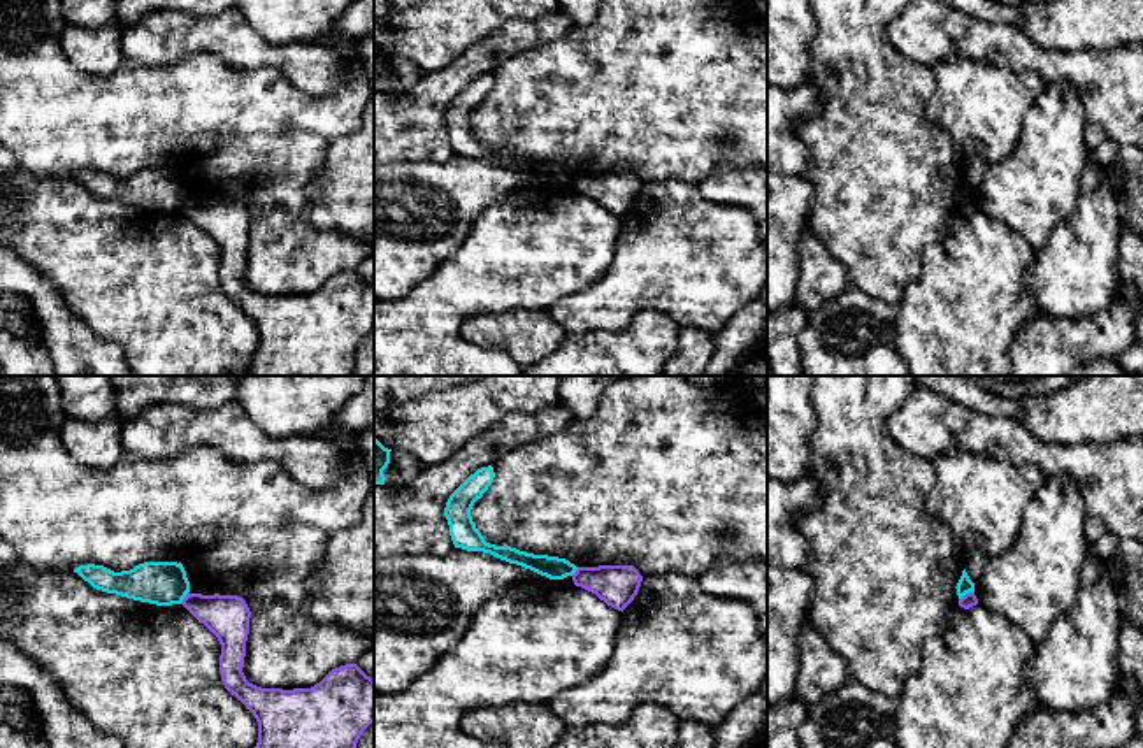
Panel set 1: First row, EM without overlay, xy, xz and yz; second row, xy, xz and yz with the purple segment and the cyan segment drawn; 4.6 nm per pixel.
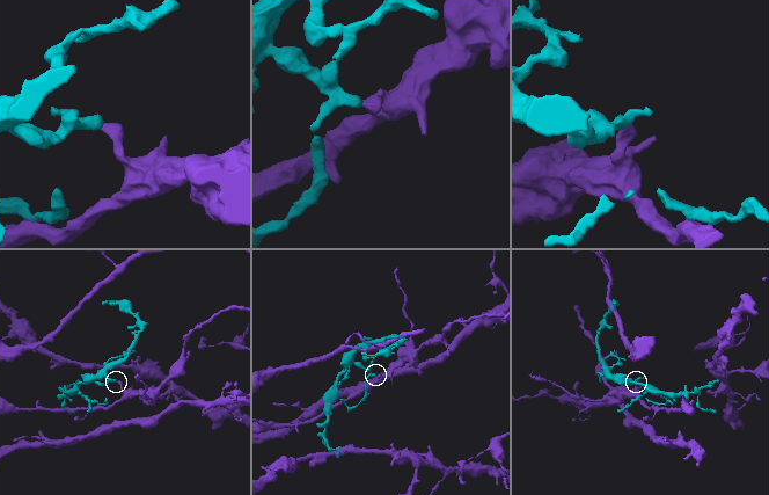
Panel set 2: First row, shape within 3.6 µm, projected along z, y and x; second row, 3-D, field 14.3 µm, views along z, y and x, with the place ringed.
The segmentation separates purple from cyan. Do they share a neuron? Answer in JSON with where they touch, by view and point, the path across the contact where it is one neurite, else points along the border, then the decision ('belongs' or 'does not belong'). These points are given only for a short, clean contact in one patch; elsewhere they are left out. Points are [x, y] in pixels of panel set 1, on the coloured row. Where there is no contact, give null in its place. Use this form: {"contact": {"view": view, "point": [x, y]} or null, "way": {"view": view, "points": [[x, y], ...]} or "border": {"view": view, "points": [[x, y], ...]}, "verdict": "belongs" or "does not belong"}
{"contact": {"view": "yz", "point": [966, 594]}, "border": {"view": "yz", "points": [[973, 590], [959, 599]]}, "verdict": "does not belong"}

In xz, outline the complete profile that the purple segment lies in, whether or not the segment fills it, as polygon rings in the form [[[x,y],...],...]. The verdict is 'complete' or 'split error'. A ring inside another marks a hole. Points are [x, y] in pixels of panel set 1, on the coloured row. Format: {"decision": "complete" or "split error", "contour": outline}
{"decision": "complete", "contour": [[[599,565],[578,567],[572,581],[607,606],[623,611],[637,595],[643,576],[634,565]]]}

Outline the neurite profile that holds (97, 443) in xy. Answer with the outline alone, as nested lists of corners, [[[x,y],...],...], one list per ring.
[[[116,416],[95,421],[67,418],[60,437],[74,460],[93,469],[107,471],[125,455]]]

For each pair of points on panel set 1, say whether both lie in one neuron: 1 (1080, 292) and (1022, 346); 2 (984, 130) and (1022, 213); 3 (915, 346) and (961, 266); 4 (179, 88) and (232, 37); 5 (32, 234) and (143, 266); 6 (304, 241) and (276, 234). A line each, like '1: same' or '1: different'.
1: different
2: different
3: same
4: different
5: same
6: same

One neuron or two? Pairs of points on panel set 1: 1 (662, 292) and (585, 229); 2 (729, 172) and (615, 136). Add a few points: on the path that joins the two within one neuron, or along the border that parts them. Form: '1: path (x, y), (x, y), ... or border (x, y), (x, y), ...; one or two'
1: border (622, 218), (615, 255), (610, 266), (589, 285); two
2: border (748, 164), (736, 165), (724, 160), (697, 185); two

